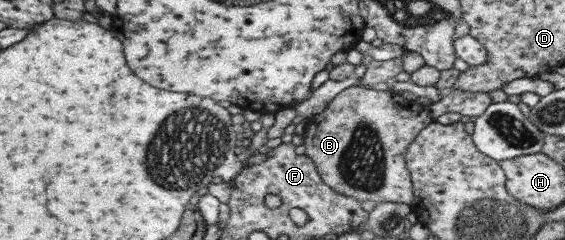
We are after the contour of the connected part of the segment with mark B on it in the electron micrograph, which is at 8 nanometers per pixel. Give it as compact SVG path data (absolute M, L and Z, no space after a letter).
M360 86L343 89L327 105L326 109L307 119L303 131L305 154L315 164L321 180L337 193L362 201L401 202L410 204L414 199L413 183L404 155L407 146L416 135L431 121L429 107L419 105L415 100L407 100L403 96L389 90L377 90Z

